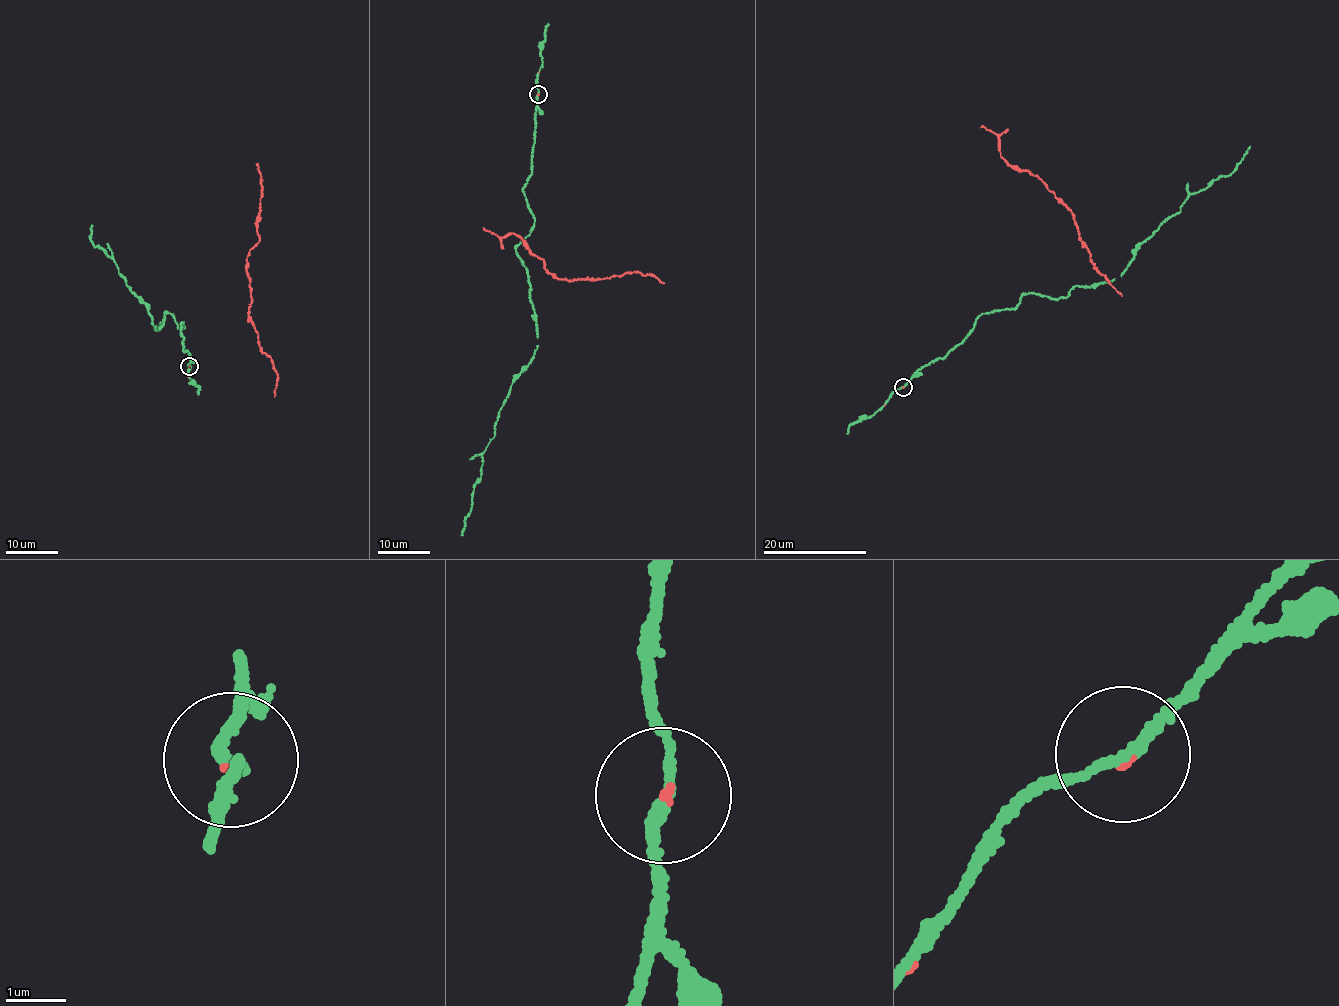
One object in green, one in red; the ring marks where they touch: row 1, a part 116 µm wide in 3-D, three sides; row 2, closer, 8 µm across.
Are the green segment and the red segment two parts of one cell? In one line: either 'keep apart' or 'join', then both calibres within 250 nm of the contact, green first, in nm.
join | 170/60 nm

